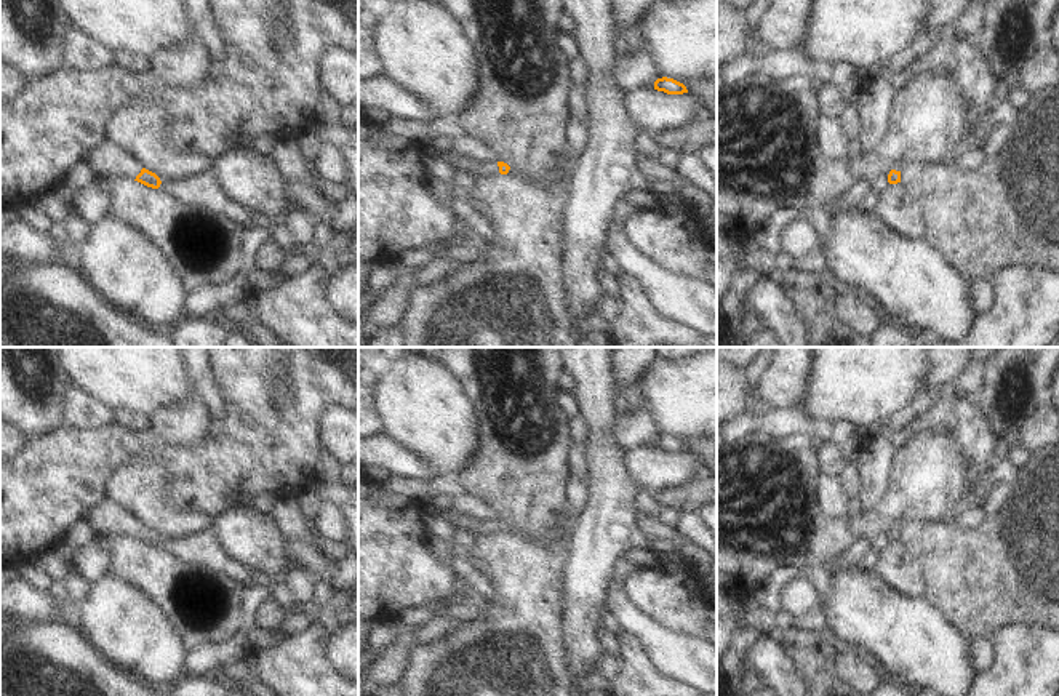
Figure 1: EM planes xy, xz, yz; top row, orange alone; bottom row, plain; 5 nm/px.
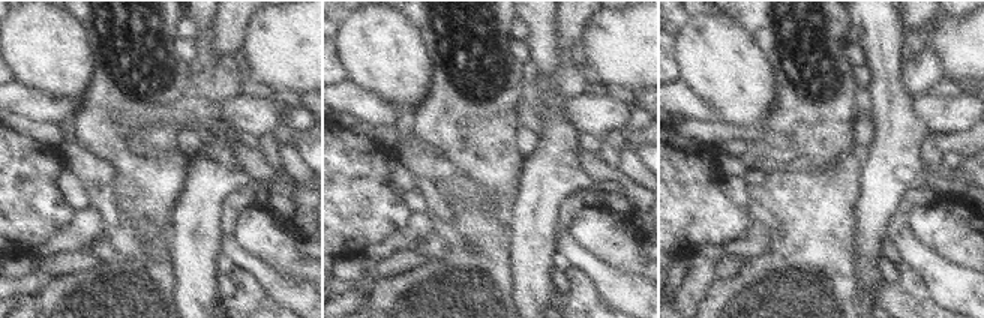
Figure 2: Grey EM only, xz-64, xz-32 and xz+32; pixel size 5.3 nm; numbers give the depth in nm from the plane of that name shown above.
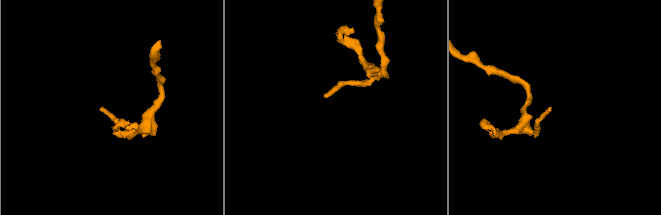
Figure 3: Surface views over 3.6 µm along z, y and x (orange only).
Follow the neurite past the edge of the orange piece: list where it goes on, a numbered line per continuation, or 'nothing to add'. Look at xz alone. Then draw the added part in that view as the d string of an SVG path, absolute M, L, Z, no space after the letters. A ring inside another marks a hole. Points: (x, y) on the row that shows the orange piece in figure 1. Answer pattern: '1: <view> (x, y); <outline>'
1: xz (464, 165); M453 149L437 154L445 163L448 163L454 173L466 174L470 179L499 174L498 162L478 162L470 157L458 155Z

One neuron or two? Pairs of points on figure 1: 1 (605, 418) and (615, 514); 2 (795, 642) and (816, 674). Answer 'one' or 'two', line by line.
1: one
2: one

